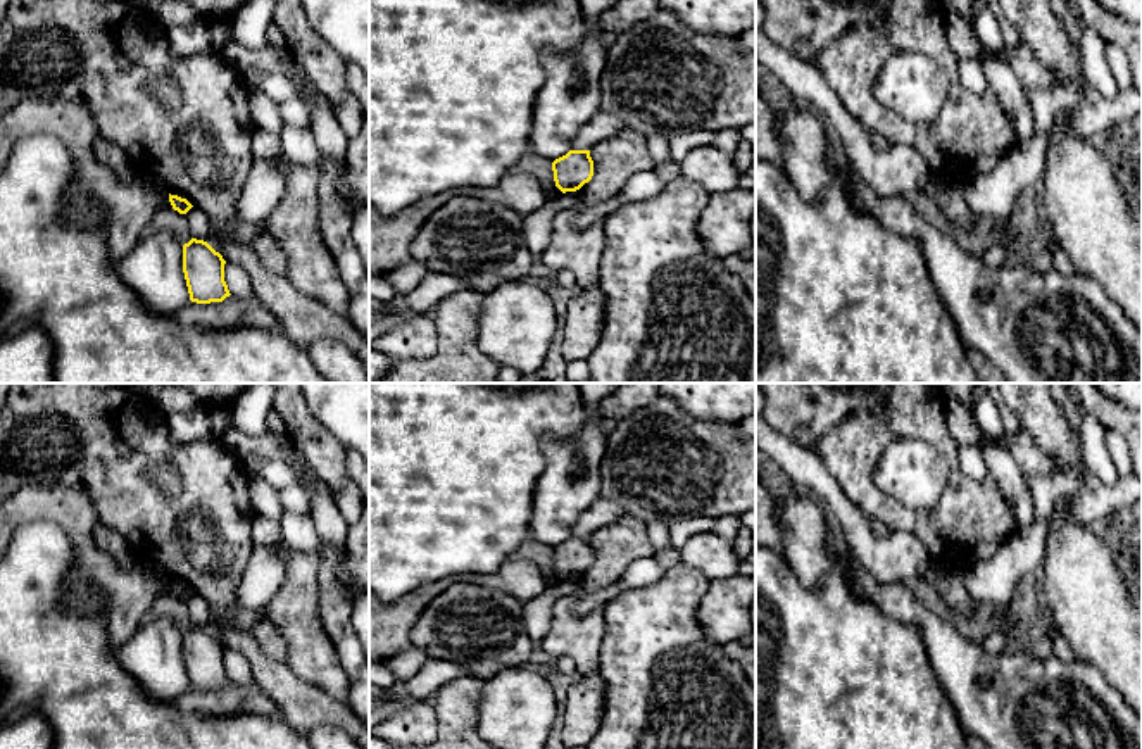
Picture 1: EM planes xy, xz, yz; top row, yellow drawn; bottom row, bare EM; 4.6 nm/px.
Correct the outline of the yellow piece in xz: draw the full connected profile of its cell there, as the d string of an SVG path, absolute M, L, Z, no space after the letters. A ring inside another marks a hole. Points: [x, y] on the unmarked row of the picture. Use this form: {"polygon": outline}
{"polygon": "M569 537L552 549L555 573L566 578L576 578L593 563L593 547L590 537Z"}

